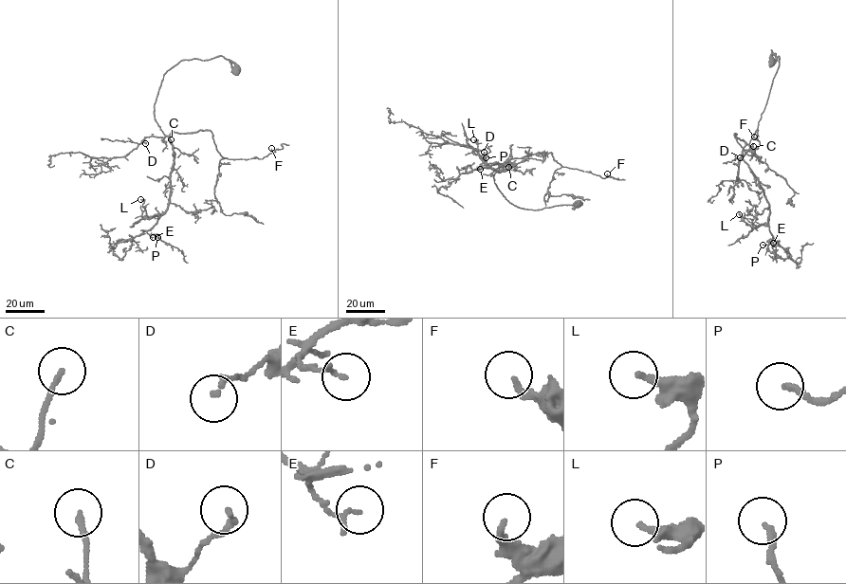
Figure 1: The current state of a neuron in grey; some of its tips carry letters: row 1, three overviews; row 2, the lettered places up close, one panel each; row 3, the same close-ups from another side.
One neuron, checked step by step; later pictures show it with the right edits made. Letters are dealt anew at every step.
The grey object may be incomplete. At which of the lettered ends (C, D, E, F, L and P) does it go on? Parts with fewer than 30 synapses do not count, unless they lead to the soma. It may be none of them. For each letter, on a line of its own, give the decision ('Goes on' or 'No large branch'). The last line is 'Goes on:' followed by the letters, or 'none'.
C: No large branch
D: No large branch
E: No large branch
F: No large branch
L: No large branch
P: No large branch
Goes on: none

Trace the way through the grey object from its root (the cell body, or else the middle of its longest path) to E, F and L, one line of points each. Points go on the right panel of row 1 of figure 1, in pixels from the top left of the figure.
E: (771, 61), (771, 50), (779, 56), (779, 65), (742, 159), (768, 204), (773, 243)
F: (771, 61), (771, 50), (779, 65), (755, 135), (746, 144), (734, 135), (748, 155), (760, 143), (754, 136)
L: (771, 61), (771, 50), (779, 56), (779, 65), (742, 159), (763, 189), (769, 219), (751, 228), (739, 214)

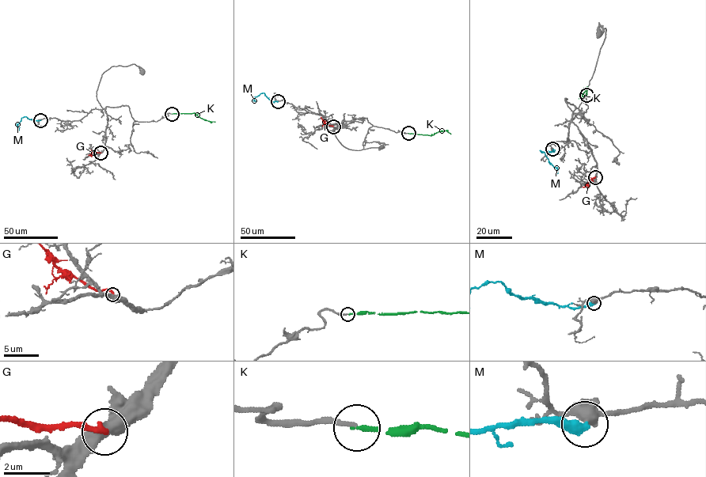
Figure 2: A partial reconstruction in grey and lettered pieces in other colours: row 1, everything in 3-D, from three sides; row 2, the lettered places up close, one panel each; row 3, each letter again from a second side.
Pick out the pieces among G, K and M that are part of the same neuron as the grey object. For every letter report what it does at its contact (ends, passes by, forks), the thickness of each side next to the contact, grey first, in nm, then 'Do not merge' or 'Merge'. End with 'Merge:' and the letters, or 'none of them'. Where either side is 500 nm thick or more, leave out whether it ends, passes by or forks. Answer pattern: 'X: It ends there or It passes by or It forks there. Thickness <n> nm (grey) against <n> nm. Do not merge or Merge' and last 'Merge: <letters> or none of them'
G: Thickness 550 nm (grey) against 260 nm. Do not merge
K: It ends there. Thickness 180 nm (grey) against 190 nm. Merge
M: It ends there. Thickness 360 nm (grey) against 460 nm. Do not merge
Merge: K

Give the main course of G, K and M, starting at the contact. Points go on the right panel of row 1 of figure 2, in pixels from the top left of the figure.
G: (595, 177), (582, 187)
K: (586, 95), (587, 87), (579, 97), (585, 96)
M: (552, 149), (554, 151), (549, 152), (540, 150), (544, 153), (557, 173)

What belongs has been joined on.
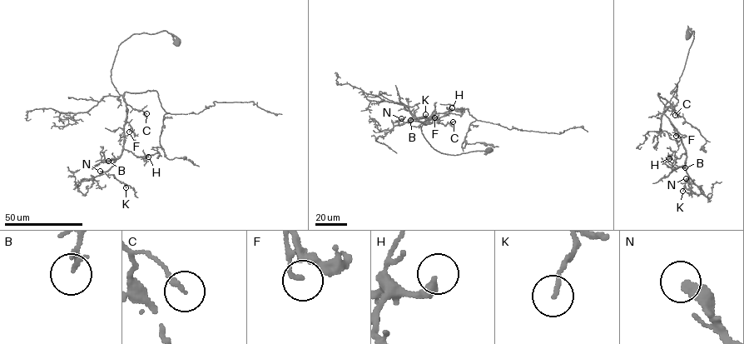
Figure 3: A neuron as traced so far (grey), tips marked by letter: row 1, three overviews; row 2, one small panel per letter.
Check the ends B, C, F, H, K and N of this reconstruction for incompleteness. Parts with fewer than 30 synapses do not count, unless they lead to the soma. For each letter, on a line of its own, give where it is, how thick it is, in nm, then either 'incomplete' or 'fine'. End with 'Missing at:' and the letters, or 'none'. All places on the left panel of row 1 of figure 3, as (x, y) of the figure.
B: at (108, 161); 200 nm thick; fine
C: at (146, 113); 140 nm thick; fine
F: at (129, 132); 130 nm thick; fine
H: at (148, 157); 360 nm thick; fine
K: at (126, 187); 150 nm thick; fine
N: at (100, 171); 320 nm thick; incomplete
Missing at: N

